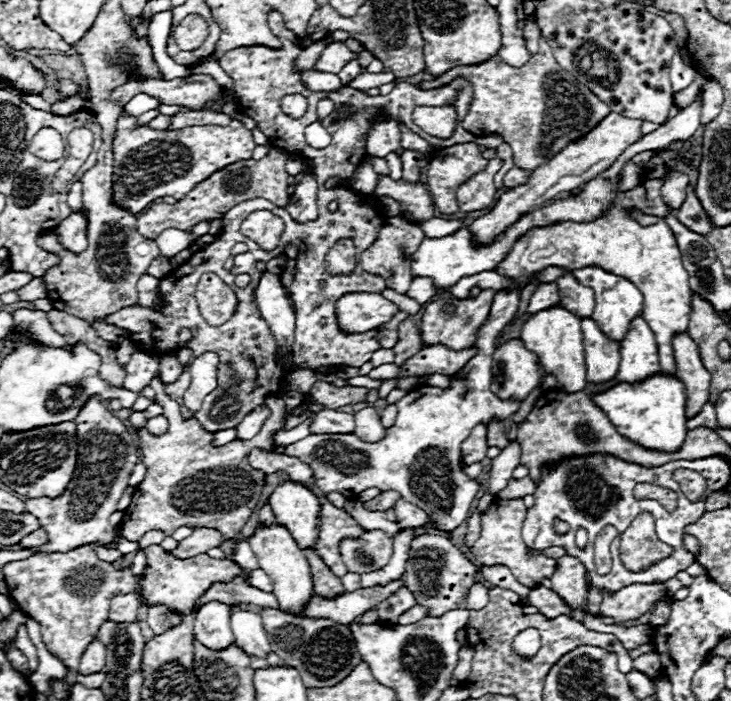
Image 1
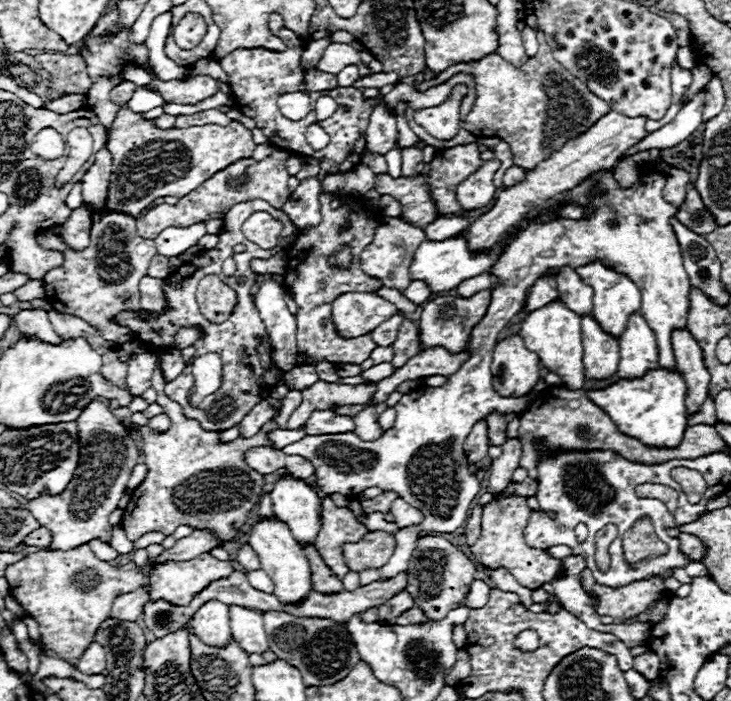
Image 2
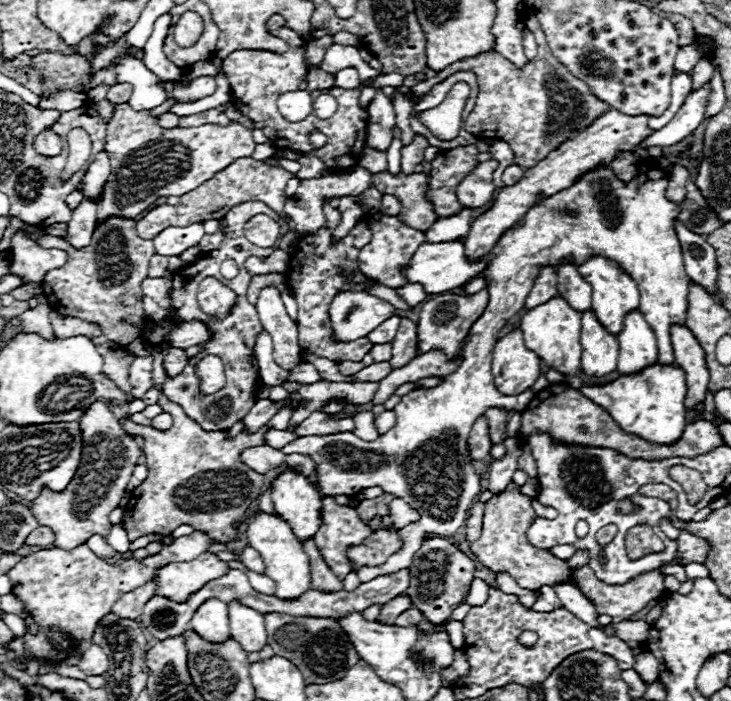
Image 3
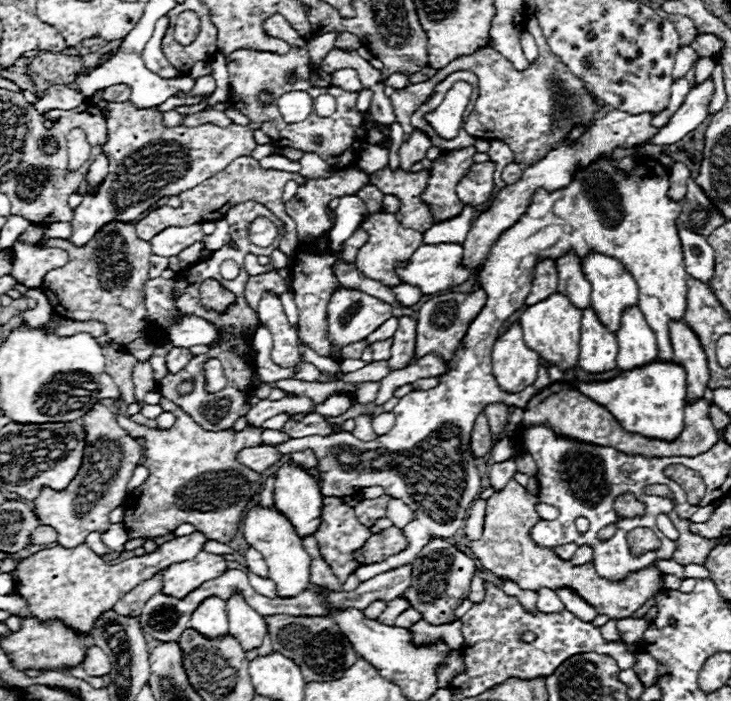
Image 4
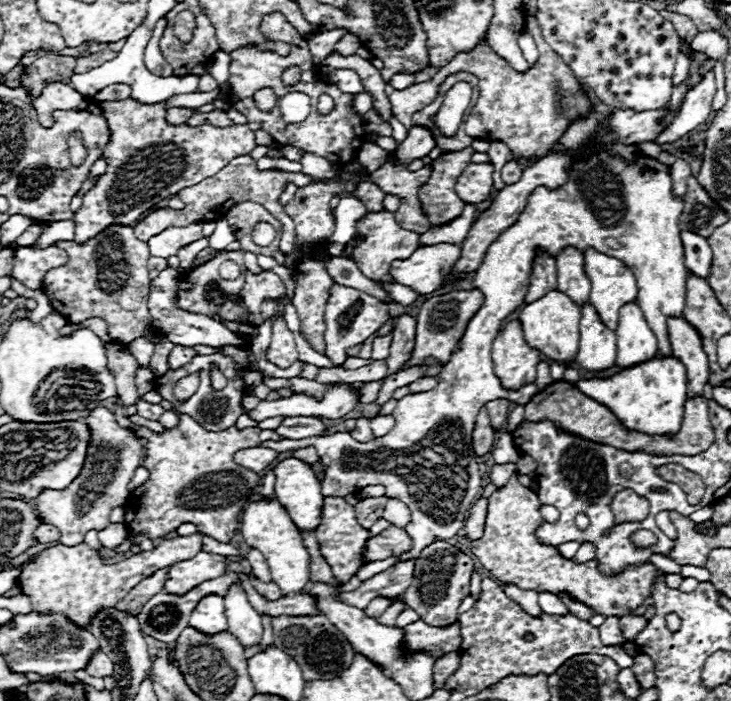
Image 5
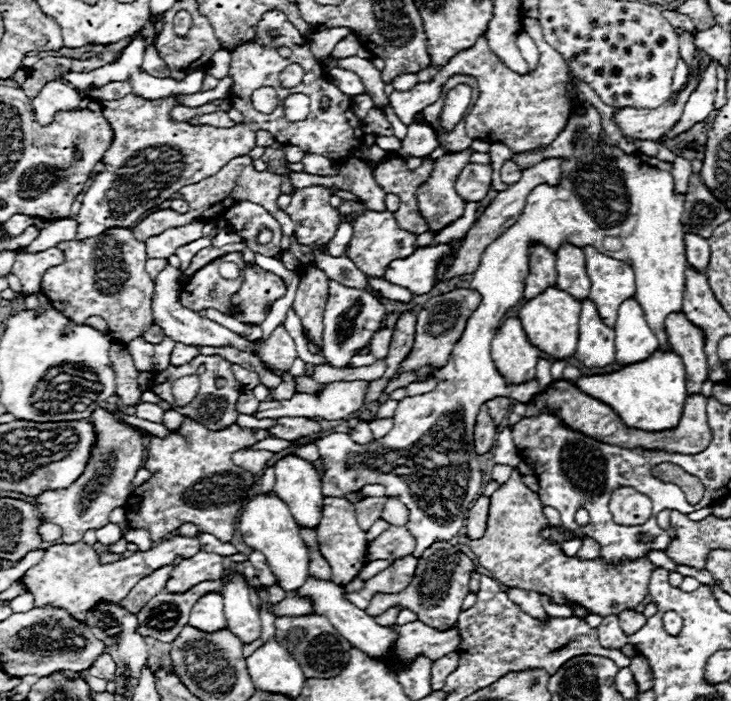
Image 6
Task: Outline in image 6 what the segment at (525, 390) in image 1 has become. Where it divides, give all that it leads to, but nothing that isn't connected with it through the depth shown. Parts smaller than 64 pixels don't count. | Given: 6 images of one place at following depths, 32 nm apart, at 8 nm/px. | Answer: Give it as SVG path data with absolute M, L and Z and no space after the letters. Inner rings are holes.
M518 318L504 320L492 340L492 360L506 384L522 384L536 378L536 364L542 352L524 334Z

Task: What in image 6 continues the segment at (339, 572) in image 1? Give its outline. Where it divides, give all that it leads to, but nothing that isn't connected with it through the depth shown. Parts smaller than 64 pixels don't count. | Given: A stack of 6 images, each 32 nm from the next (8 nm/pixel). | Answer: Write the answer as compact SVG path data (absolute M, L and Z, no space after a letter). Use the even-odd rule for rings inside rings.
M324 498L322 520L316 528L316 534L318 534L320 552L332 566L332 582L342 586L348 584L366 564L366 544L368 544L366 532L356 522L354 504L350 504L346 498Z

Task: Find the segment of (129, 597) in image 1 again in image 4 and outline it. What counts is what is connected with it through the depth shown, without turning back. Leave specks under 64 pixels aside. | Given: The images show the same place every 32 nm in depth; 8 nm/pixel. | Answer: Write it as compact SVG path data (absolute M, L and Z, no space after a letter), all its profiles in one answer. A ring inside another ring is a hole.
M156 574L154 578L142 582L138 588L130 590L126 596L122 596L116 604L114 604L114 612L118 612L120 616L140 616L144 604L154 596L158 594L162 588L162 580L160 580L160 574Z

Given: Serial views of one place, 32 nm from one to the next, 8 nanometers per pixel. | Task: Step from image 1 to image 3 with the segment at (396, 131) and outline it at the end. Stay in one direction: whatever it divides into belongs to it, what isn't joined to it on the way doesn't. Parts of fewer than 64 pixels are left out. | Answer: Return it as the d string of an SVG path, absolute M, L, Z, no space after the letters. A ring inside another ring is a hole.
M376 88L376 96L370 106L370 124L366 128L366 146L386 152L394 140L394 126L394 108L382 90Z

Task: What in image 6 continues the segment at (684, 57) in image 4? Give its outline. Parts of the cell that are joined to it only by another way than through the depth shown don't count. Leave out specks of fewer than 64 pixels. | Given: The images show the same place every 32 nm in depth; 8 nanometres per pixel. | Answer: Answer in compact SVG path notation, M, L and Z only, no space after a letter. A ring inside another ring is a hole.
M679 58L674 70L672 90L677 92L681 90L688 80L688 67L682 58Z

